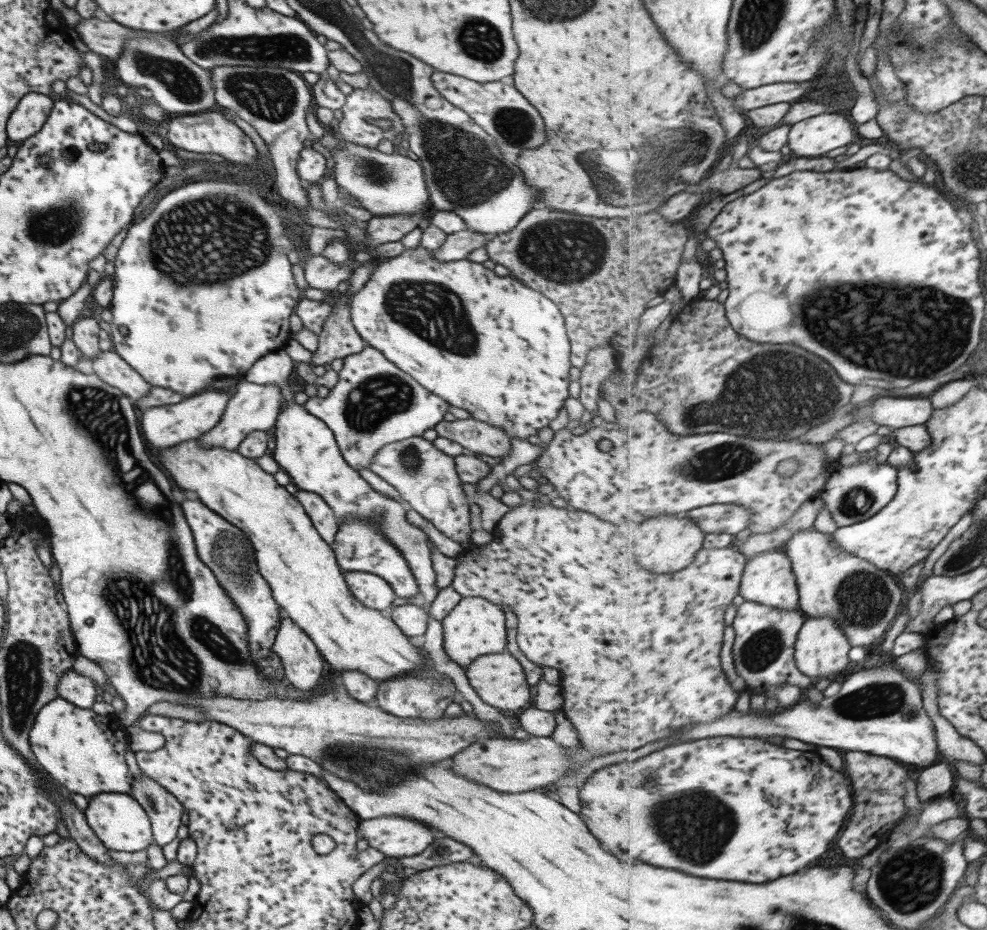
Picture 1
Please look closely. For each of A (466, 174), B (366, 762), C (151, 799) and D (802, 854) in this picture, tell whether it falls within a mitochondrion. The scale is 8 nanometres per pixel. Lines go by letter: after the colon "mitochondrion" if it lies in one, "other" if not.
A: mitochondrion
B: mitochondrion
C: mitochondrion
D: other

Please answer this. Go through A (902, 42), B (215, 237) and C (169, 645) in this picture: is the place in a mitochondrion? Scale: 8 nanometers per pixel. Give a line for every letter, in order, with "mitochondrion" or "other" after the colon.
A: other
B: mitochondrion
C: mitochondrion

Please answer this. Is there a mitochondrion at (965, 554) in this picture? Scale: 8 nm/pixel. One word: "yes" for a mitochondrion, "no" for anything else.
yes

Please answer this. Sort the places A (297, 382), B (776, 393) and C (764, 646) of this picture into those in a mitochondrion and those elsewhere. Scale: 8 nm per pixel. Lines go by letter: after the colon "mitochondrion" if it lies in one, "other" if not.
A: other
B: mitochondrion
C: mitochondrion

